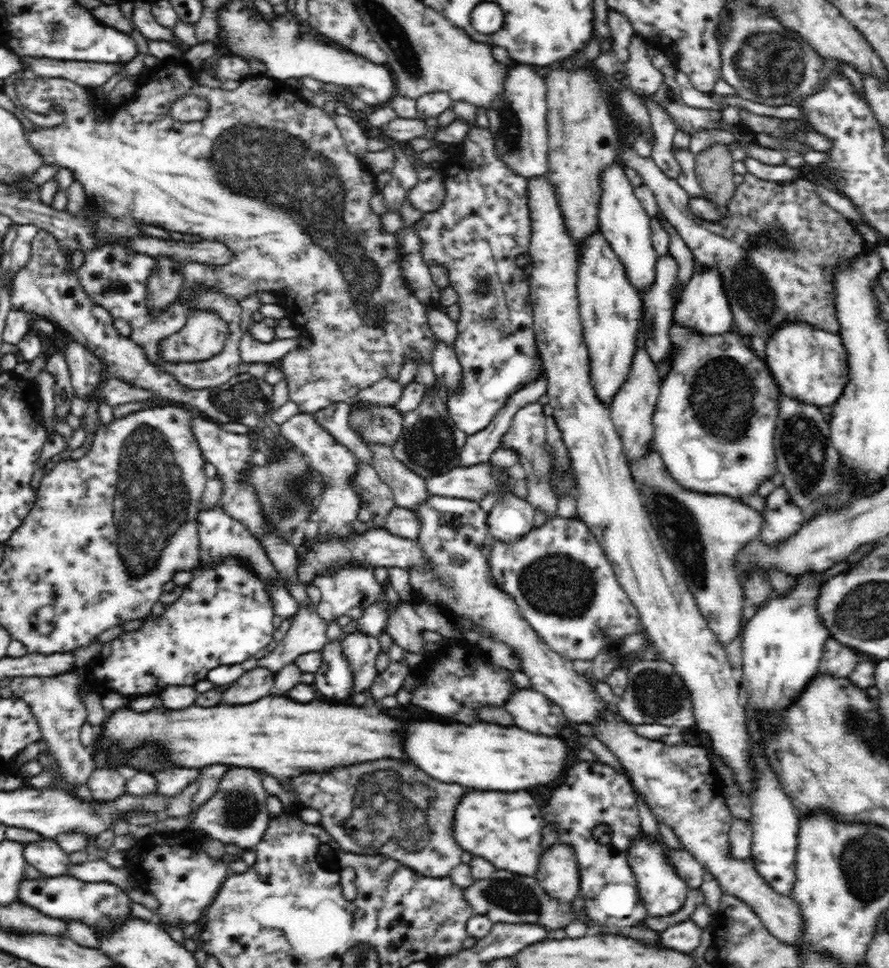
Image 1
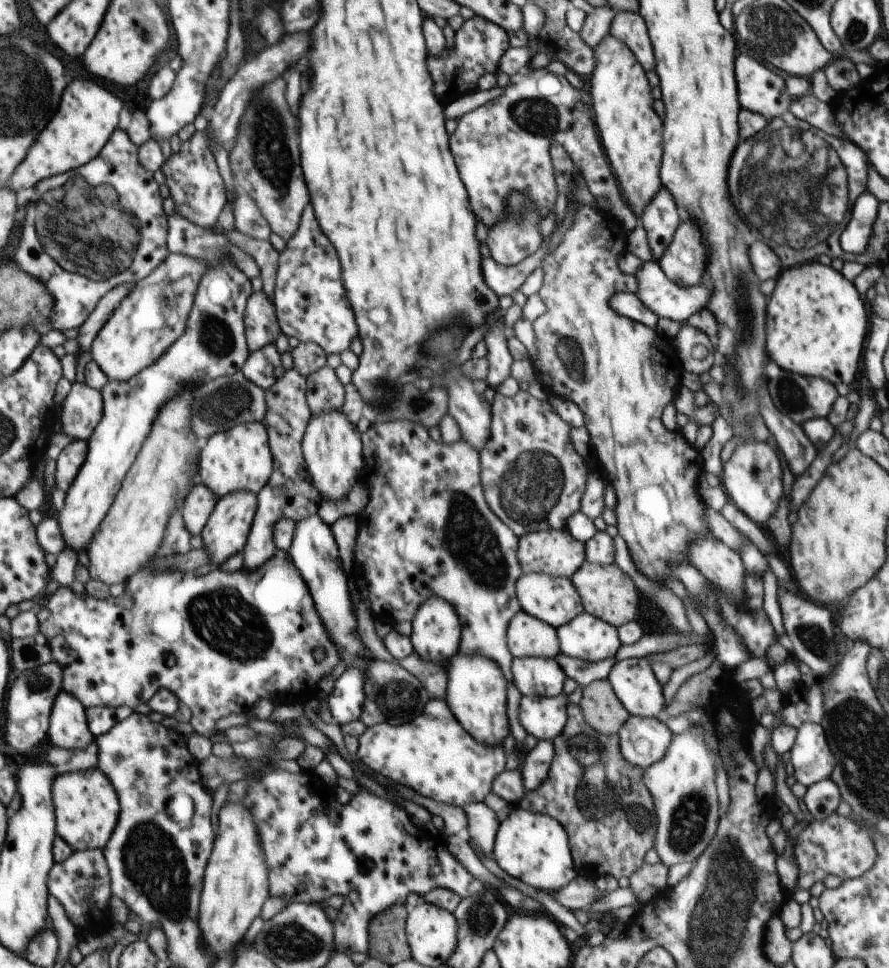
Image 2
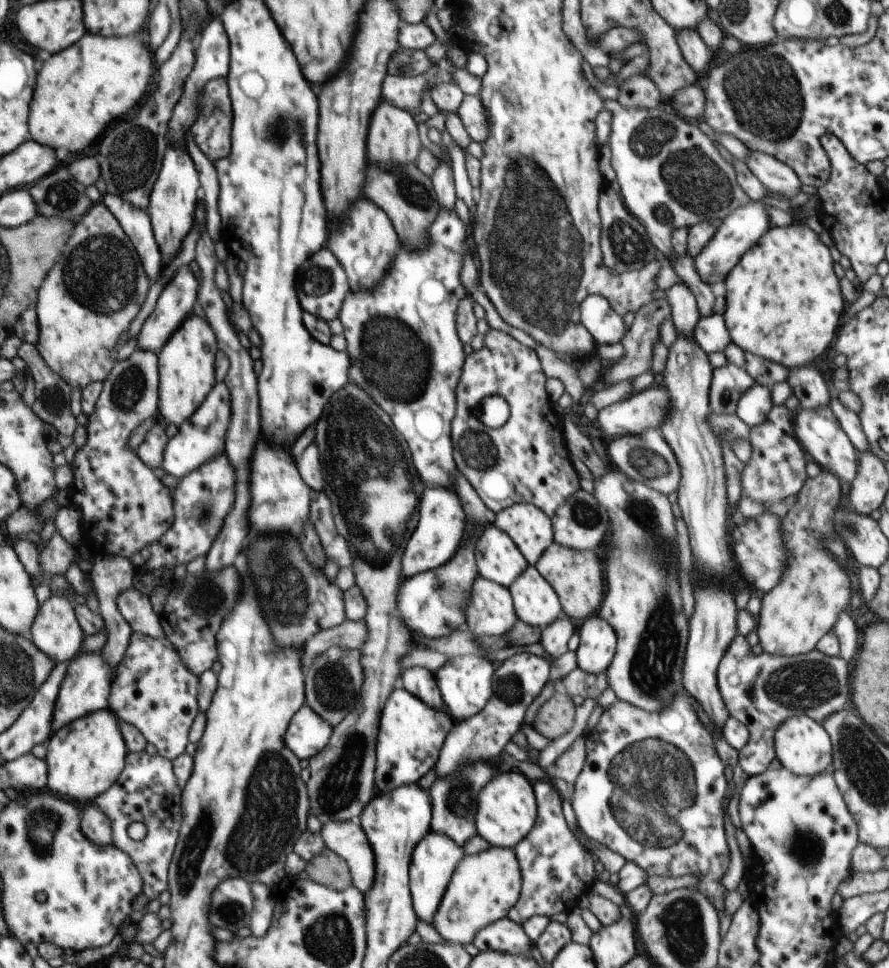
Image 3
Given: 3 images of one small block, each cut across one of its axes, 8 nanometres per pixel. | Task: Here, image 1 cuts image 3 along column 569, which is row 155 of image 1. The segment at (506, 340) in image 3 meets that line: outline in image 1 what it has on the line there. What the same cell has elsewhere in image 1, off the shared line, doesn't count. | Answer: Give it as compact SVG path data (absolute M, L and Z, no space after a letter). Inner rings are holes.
M472 127L465 140L453 148L452 158L441 162L444 166L440 173L446 191L442 206L434 212L424 213L413 225L421 240L422 260L428 267L438 264L446 269L449 286L457 292L460 320L457 320L453 347L462 367L462 378L459 391L448 397L447 407L452 421L471 435L486 428L510 395L540 378L544 370L534 335L529 274L516 263L518 257L529 254L531 241L528 182L499 158L489 128Z

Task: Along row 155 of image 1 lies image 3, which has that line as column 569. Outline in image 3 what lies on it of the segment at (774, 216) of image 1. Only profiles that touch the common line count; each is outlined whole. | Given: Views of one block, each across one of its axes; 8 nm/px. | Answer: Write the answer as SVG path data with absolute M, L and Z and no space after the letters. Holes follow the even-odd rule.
M562 612L558 620L541 630L539 643L550 656L557 659L569 651L568 642L576 631L577 624Z

